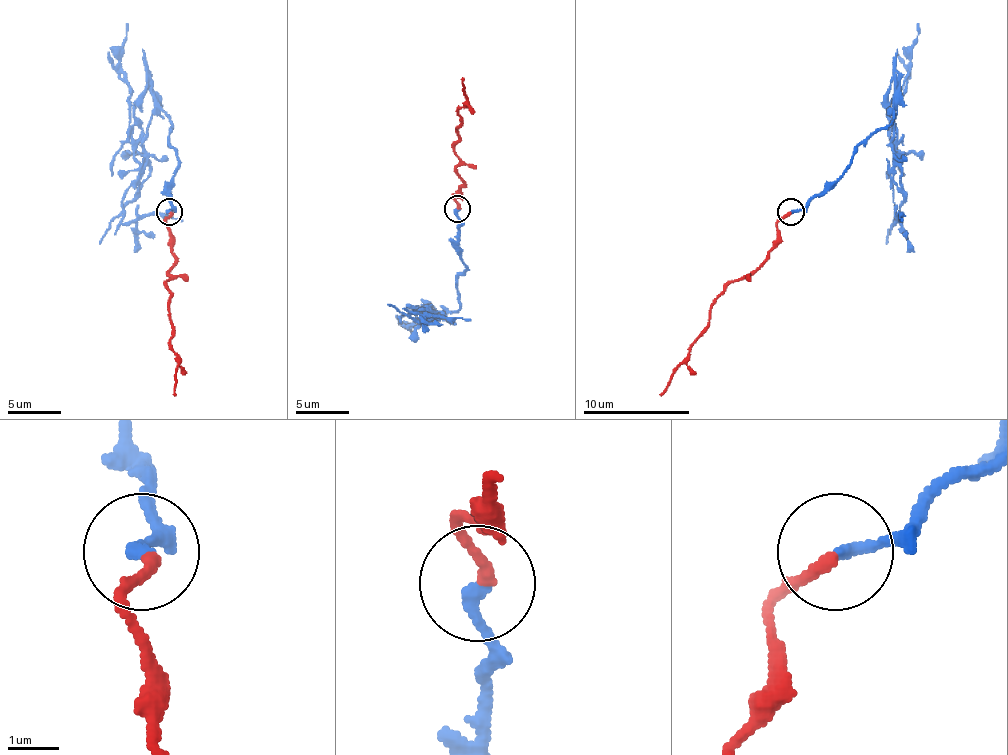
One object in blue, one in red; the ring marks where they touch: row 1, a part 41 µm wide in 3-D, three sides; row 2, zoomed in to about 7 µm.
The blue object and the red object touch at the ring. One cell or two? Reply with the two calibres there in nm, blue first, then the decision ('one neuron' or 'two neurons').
calibres 260 and 220 nm; two neurons

